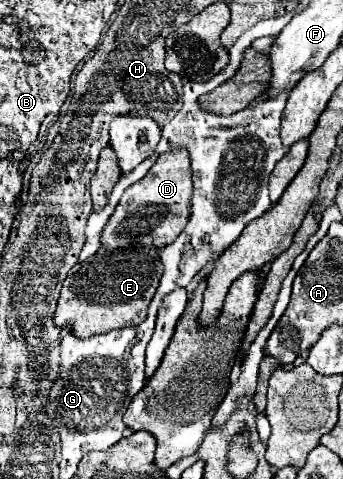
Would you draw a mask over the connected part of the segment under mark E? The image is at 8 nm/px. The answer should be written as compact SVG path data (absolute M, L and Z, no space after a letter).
M128 246L128 250L112 250L112 254L98 250L88 260L76 264L64 280L54 324L68 328L76 338L90 338L142 322L162 276L158 252L154 246Z

